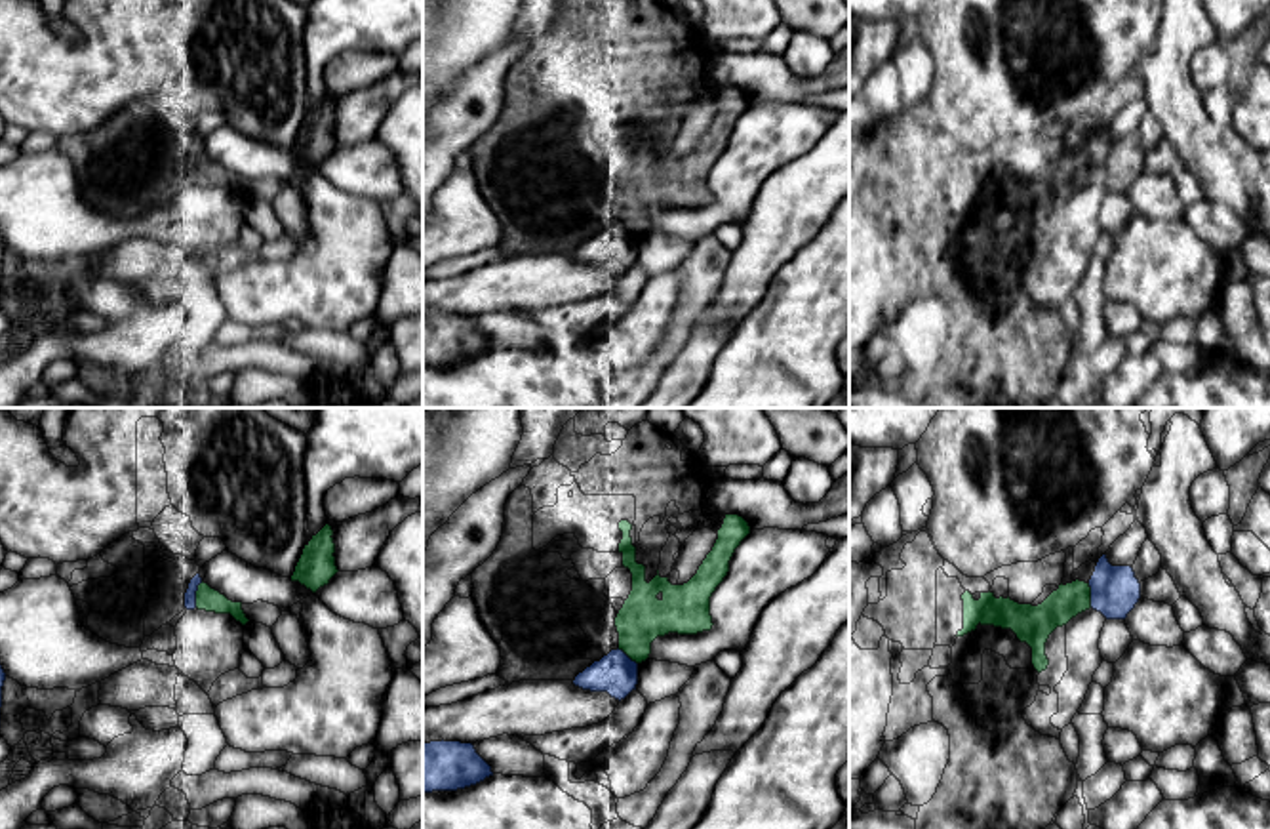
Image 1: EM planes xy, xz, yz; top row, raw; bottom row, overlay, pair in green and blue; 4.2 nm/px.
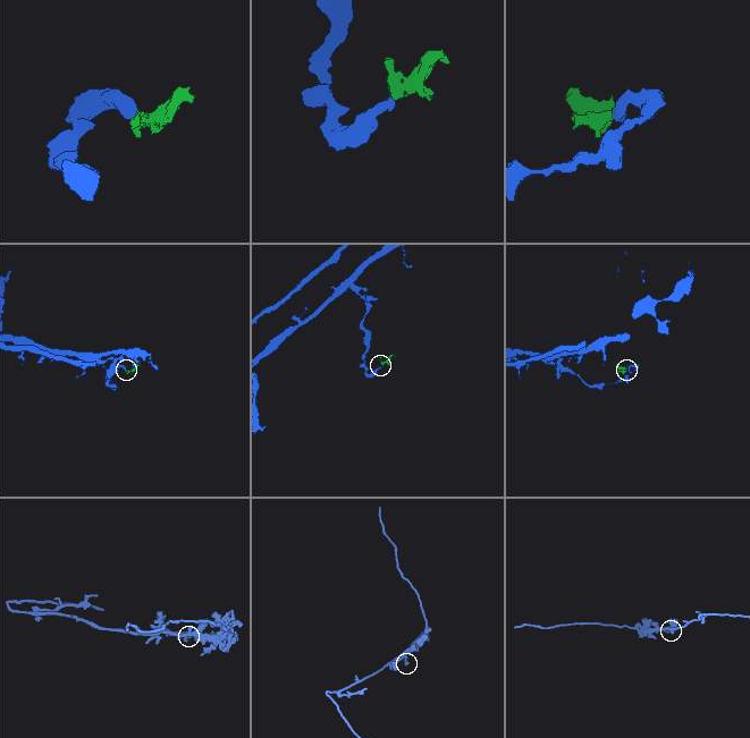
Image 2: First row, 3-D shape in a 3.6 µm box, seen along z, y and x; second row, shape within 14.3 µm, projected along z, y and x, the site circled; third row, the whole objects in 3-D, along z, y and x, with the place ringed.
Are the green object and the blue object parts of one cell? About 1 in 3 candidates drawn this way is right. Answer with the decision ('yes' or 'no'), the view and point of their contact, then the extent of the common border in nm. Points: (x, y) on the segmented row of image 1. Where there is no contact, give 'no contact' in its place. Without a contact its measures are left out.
no | xy (197, 595) | 120 nm

